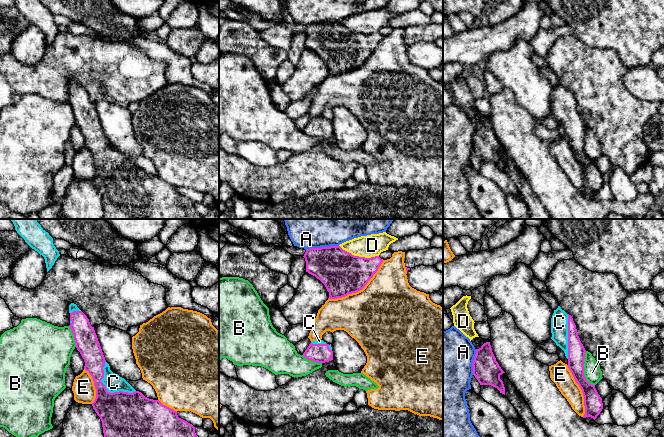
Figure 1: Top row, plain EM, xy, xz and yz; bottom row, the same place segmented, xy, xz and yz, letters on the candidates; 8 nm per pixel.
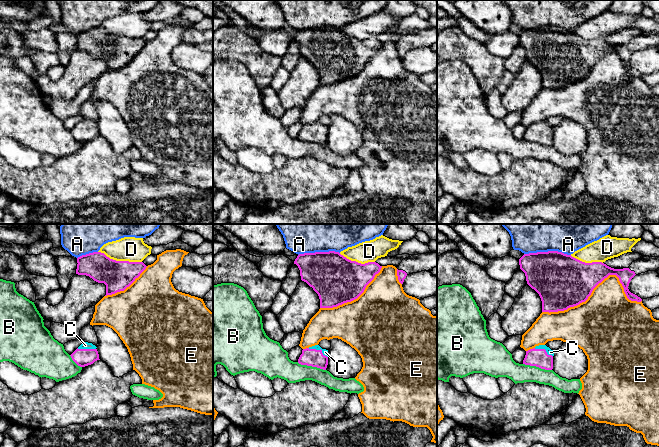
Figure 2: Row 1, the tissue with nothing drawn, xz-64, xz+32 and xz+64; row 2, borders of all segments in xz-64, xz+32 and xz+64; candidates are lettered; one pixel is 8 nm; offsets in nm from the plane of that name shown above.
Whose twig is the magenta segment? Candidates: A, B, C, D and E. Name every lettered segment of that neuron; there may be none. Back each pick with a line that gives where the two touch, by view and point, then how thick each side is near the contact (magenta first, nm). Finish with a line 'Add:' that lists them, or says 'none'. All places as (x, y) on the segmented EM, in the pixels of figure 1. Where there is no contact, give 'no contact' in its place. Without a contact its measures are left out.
C: contact xy (106, 390); calibres 360 and 150 nm
Add: C

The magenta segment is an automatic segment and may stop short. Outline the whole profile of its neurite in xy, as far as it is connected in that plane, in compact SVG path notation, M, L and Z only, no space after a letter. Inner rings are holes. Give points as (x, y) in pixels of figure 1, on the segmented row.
M74 303L69 305L69 313L69 327L74 335L76 348L84 359L84 369L94 381L96 398L92 406L102 421L104 437L198 437L195 427L179 418L176 411L159 400L145 397L124 378L113 373L87 316Z

